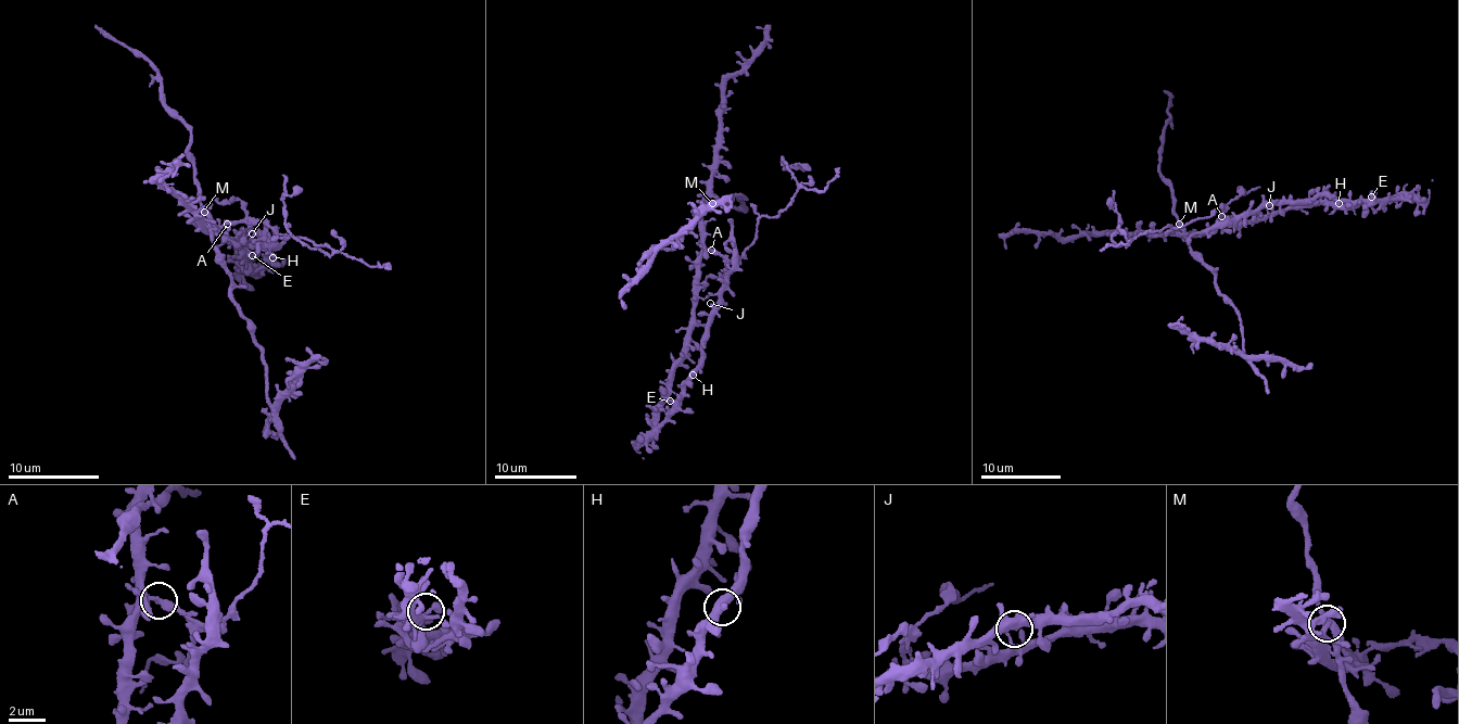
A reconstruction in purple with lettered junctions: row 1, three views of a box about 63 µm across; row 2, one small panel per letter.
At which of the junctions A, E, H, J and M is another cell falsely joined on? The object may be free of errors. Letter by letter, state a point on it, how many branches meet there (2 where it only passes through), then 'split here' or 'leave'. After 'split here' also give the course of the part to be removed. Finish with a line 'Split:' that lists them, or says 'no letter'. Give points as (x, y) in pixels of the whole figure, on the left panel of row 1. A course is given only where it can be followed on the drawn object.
A: place (227, 224); branches 2; split here; course (228, 223), (263, 219), (288, 238), (327, 243), (330, 254), (312, 249), (287, 229), (281, 175)
E: place (252, 255); branches 2; leave
H: place (273, 257); branches 2; leave
J: place (252, 233); branches 2; leave
M: place (204, 212); branches 2; leave
Split: A

